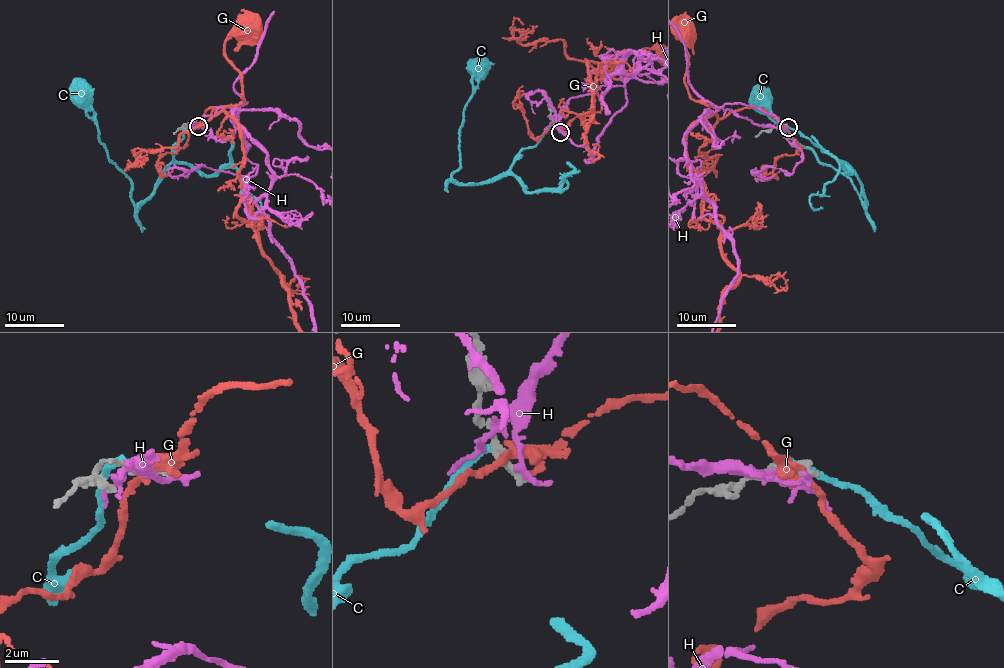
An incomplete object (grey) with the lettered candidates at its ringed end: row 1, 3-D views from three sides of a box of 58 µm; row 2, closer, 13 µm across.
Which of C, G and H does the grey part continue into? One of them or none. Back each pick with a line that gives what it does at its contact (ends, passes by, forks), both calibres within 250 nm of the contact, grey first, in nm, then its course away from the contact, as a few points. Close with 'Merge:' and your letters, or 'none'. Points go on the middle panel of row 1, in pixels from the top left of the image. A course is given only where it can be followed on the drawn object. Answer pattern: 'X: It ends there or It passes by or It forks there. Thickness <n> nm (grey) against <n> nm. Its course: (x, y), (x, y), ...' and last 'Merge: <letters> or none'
Merge: none

